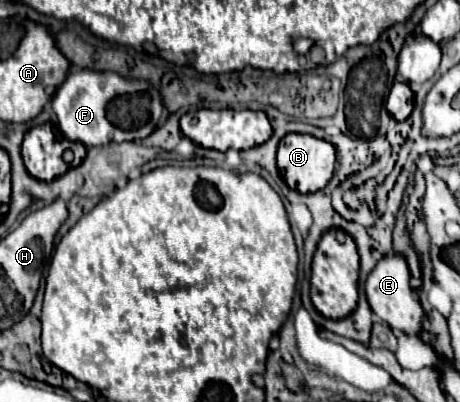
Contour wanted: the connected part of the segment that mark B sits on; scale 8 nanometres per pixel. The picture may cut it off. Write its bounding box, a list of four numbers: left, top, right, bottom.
[278,134,336,194]

